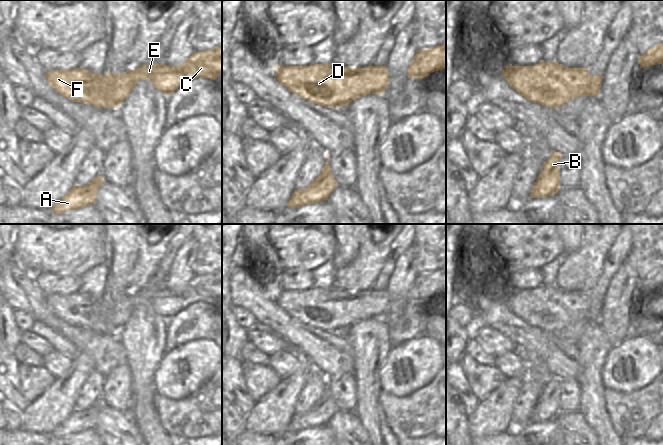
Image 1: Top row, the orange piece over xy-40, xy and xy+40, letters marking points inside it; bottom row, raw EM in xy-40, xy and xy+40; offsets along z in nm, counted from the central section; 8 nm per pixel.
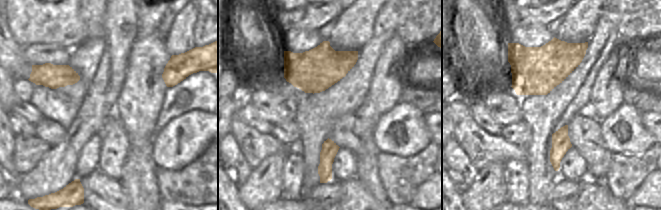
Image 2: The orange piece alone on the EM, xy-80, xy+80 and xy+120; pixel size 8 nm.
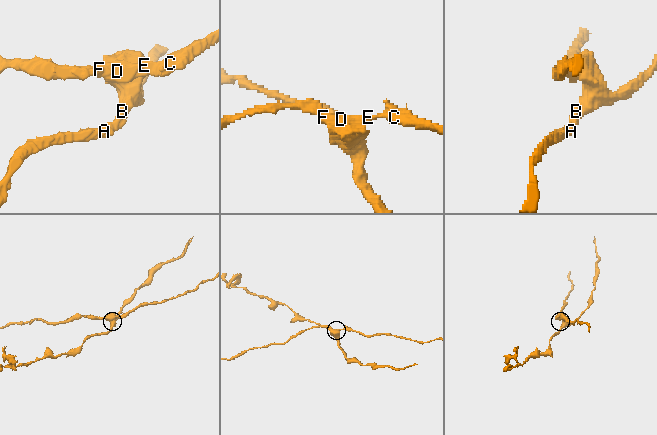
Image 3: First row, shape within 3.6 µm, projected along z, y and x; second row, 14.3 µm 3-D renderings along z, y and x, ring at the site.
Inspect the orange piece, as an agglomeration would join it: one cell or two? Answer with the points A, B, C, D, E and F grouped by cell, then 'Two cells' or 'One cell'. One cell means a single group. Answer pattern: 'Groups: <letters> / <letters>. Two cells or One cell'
Groups: A B / C D E F. Two cells.

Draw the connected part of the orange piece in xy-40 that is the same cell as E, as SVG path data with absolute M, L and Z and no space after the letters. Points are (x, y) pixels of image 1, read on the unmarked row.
M222 269L195 276L183 288L145 288L121 298L93 298L83 292L46 296L50 310L73 326L97 332L118 332L139 304L149 304L168 320L195 302L215 304L222 299Z

